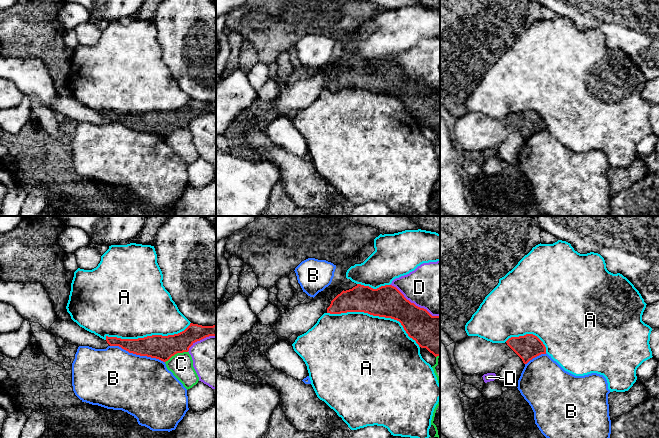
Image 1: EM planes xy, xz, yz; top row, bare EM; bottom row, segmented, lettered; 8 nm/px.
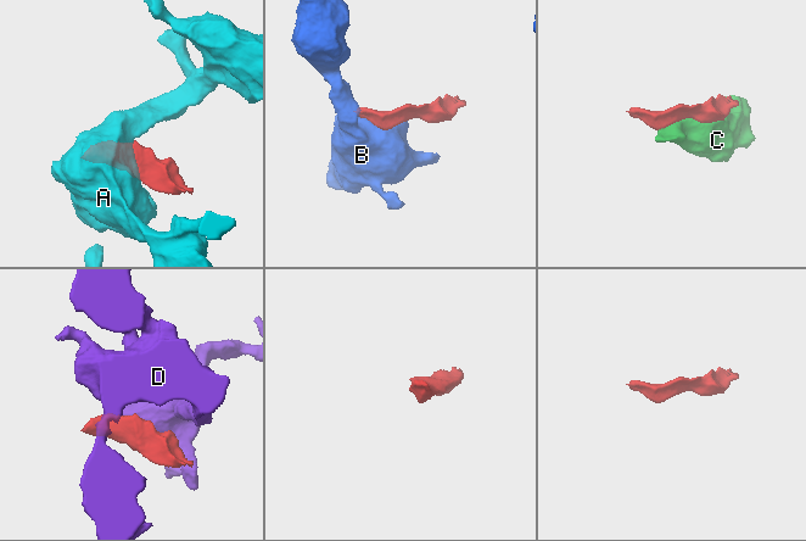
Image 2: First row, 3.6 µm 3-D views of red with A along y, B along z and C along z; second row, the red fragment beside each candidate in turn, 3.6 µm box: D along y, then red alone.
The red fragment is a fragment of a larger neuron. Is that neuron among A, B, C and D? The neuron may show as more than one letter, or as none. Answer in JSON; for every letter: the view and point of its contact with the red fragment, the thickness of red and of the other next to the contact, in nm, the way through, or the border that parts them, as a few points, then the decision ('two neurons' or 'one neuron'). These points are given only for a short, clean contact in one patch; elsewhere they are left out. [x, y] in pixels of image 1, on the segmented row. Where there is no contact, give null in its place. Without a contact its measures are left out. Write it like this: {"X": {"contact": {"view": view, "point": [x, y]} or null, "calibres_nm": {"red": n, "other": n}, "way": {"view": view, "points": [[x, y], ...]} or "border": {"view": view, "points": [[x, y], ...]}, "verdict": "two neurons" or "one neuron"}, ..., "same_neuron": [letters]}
{"A": {"contact": {"view": "xz", "point": [376, 315]}, "calibres_nm": {"red": 260, "other": 480}, "verdict": "two neurons"}, "B": {"contact": {"view": "xy", "point": [137, 354]}, "calibres_nm": {"red": 190, "other": 480}, "verdict": "two neurons"}, "C": {"contact": {"view": "xy", "point": [176, 353]}, "calibres_nm": {"red": 190, "other": 190}, "verdict": "two neurons"}, "D": {"contact": {"view": "xz", "point": [414, 304]}, "calibres_nm": {"red": 260, "other": 420}, "verdict": "two neurons"}, "same_neuron": []}

